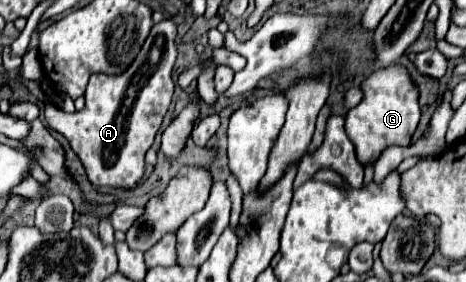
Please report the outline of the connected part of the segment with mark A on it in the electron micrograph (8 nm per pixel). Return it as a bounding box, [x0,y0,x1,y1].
[44,17,176,189]

